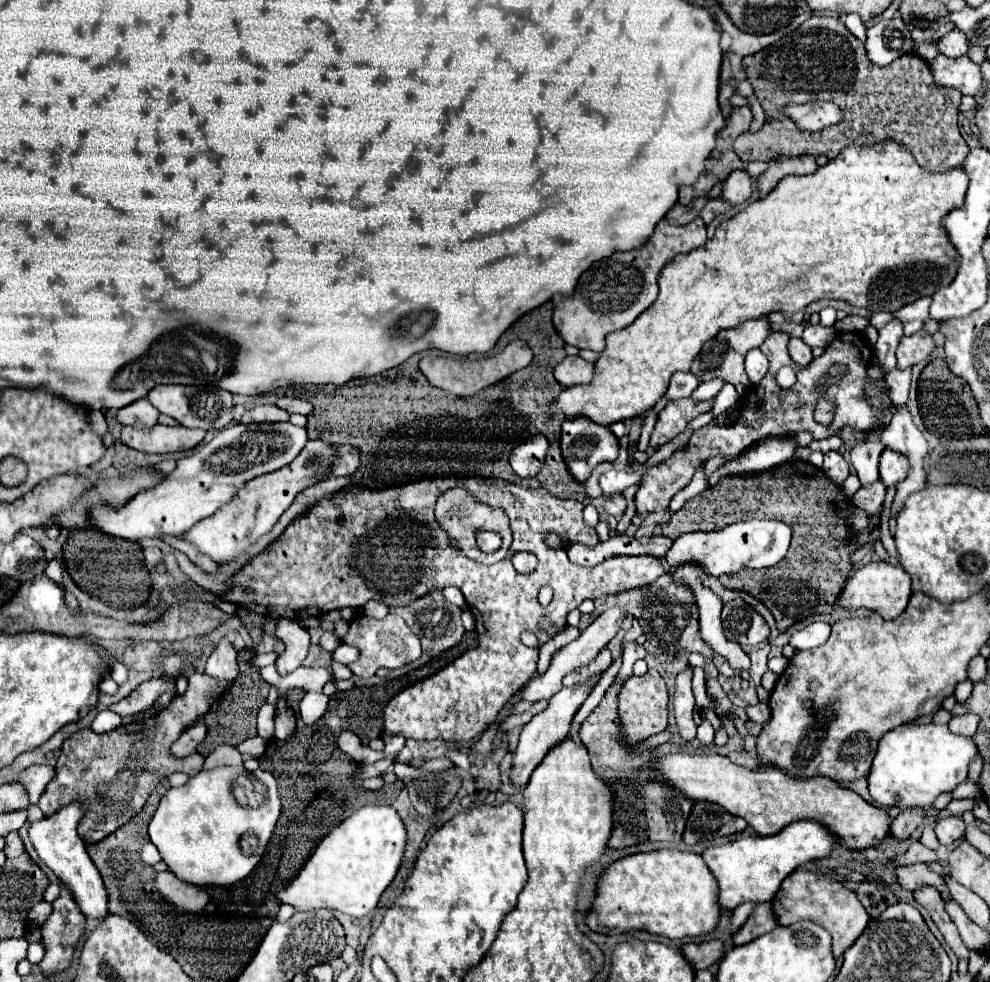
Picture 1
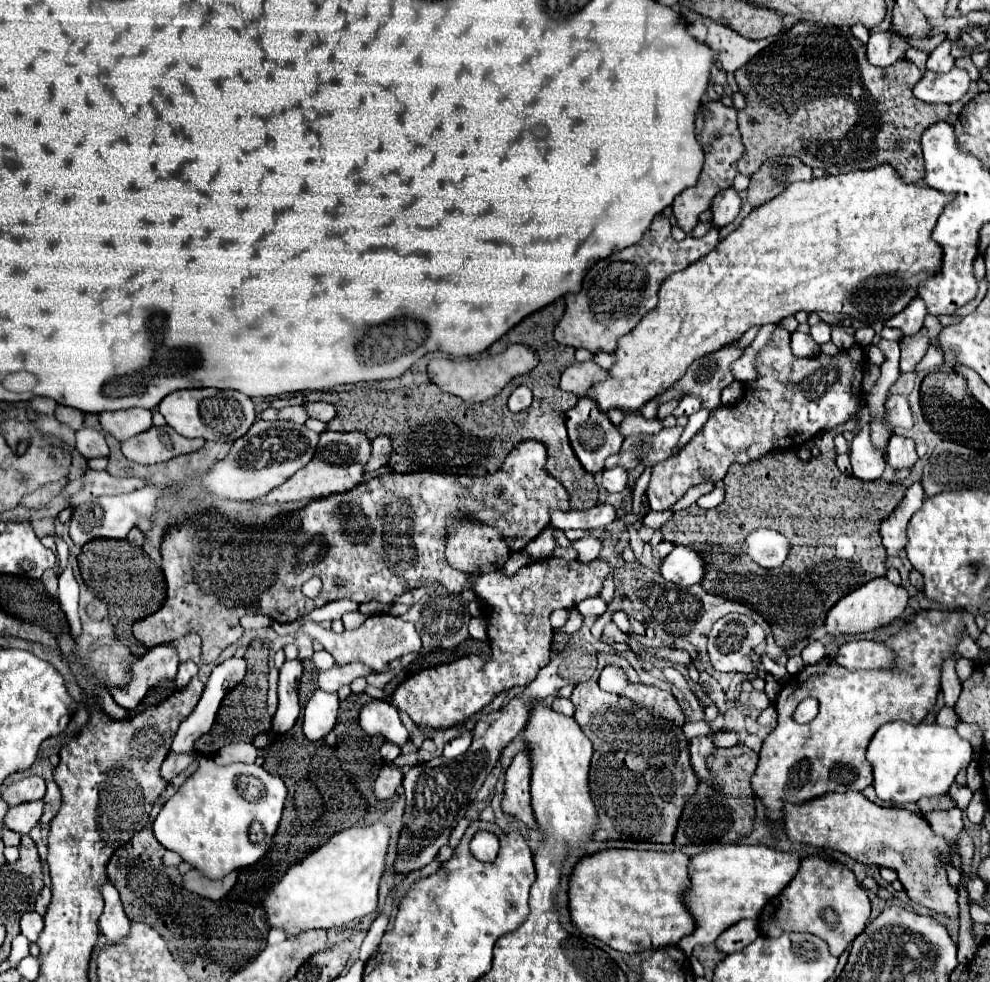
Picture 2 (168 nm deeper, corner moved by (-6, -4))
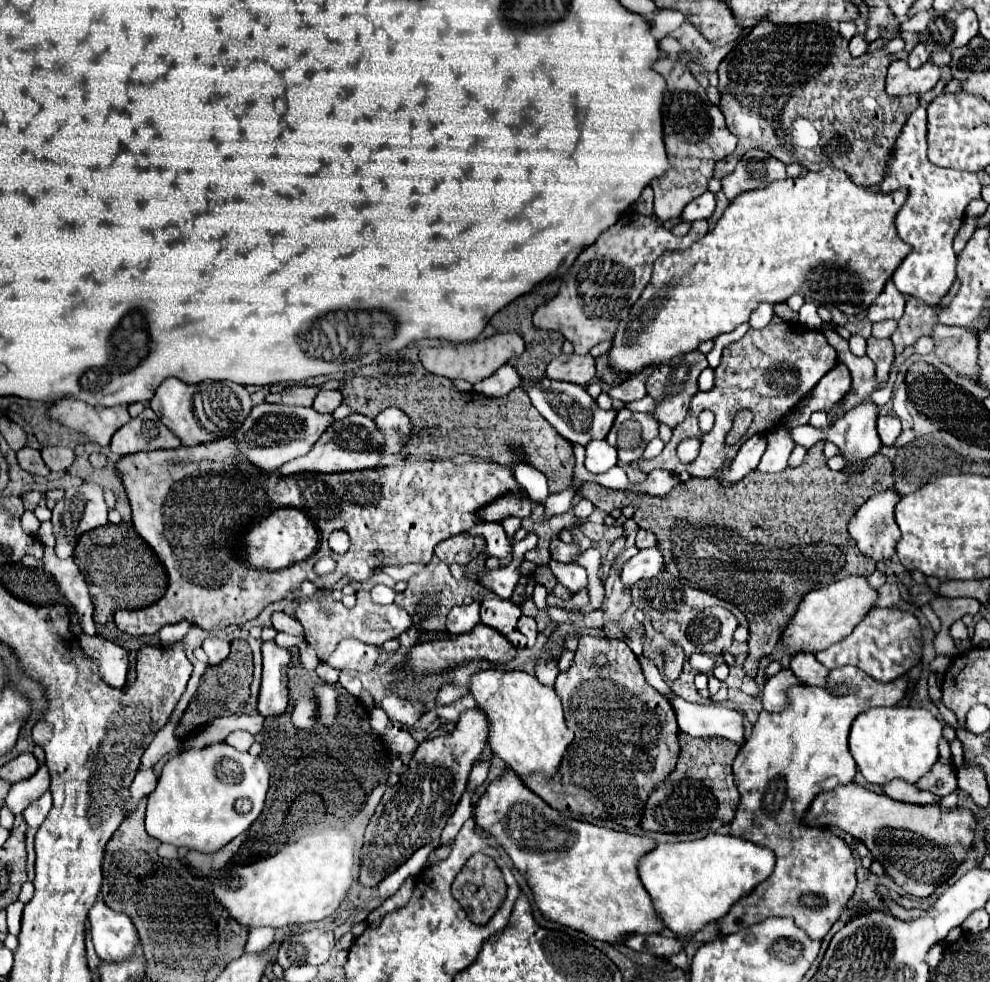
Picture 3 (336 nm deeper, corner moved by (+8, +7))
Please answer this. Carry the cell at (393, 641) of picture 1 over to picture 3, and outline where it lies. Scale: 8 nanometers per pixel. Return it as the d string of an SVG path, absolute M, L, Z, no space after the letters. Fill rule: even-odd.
M365 590L357 592L357 604L353 608L345 608L341 602L333 600L331 592L315 594L307 600L297 602L295 618L303 624L305 640L315 648L321 662L325 662L331 656L331 652L337 648L337 644L343 638L357 638L365 644L381 646L387 640L399 638L399 634L411 626L411 616L407 614L405 608L399 608L397 604L387 604L387 606L375 604L369 592ZM325 612L333 612L333 614L325 614Z

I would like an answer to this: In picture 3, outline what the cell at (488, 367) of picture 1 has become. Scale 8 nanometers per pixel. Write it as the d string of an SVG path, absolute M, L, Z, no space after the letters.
M507 332L507 334L495 334L491 338L485 338L481 342L467 342L467 344L449 344L439 348L421 348L419 358L421 364L437 376L445 376L451 380L467 380L471 384L477 384L485 378L489 378L499 366L503 366L509 358L519 356L525 350L525 342L519 334Z

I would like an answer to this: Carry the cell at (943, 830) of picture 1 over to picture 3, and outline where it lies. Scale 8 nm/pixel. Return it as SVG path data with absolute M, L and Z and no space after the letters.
M891 780L883 786L885 796L899 800L899 802L911 802L911 804L933 804L937 800L935 794L929 794L929 790L919 790L915 784L905 780Z

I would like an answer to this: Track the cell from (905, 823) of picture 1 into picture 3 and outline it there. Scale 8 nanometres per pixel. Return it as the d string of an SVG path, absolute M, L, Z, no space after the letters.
M939 758L933 764L933 768L923 778L919 778L917 786L921 790L929 790L935 796L943 798L943 796L951 794L953 790L957 790L957 770L955 770L955 766L951 762L943 764L943 760Z

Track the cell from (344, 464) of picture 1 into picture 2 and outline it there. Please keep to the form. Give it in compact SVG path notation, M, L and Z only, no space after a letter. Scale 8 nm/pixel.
M377 437L371 441L371 457L365 465L365 473L377 471L387 463L387 457L391 453L391 441L387 437Z

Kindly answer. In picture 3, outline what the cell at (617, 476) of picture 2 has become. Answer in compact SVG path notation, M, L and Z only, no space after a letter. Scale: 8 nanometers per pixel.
M591 440L587 446L587 456L585 456L585 468L591 474L601 474L607 472L617 464L617 450L607 442L607 440Z

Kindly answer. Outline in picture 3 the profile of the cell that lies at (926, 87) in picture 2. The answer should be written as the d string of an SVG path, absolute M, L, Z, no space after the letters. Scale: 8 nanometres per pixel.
M895 60L889 66L887 74L887 84L885 92L889 96L905 96L905 94L923 94L931 90L939 80L939 68L931 62L919 66L919 68L909 68L905 60Z

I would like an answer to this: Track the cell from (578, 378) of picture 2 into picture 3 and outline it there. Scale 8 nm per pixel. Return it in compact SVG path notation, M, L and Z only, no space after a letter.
M561 354L549 362L547 376L551 380L587 386L587 382L595 378L595 360L591 354L585 354L585 356Z

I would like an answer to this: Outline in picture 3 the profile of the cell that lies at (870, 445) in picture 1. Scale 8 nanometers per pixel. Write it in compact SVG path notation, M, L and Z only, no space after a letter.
M867 338L867 356L875 362L875 368L877 368L877 378L879 382L887 384L887 378L889 378L889 370L891 370L891 364L895 360L895 350L893 350L893 344L891 340L877 340L877 338Z

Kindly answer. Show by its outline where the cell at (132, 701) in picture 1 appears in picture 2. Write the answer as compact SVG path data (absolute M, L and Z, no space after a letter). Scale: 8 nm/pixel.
M167 645L153 647L147 655L139 657L131 665L133 679L129 681L129 685L125 685L123 689L117 689L117 687L111 689L115 703L127 711L135 709L143 701L149 689L153 689L161 681L175 679L177 665L179 665L179 659L171 647Z

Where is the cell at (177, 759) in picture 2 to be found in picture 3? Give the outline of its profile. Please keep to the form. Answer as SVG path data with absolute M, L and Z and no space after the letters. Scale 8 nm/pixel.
M139 770L137 772L137 776L135 776L135 780L133 780L131 788L129 788L129 798L131 800L125 806L125 816L133 814L133 810L139 804L139 800L151 794L151 790L155 788L155 782L157 782L157 776L153 774L153 770Z

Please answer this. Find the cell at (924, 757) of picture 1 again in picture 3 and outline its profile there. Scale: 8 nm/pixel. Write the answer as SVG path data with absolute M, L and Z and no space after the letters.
M869 708L861 712L849 732L849 750L857 762L857 768L871 784L883 786L893 778L917 782L937 762L937 744L943 734L943 722L939 722L925 708Z

